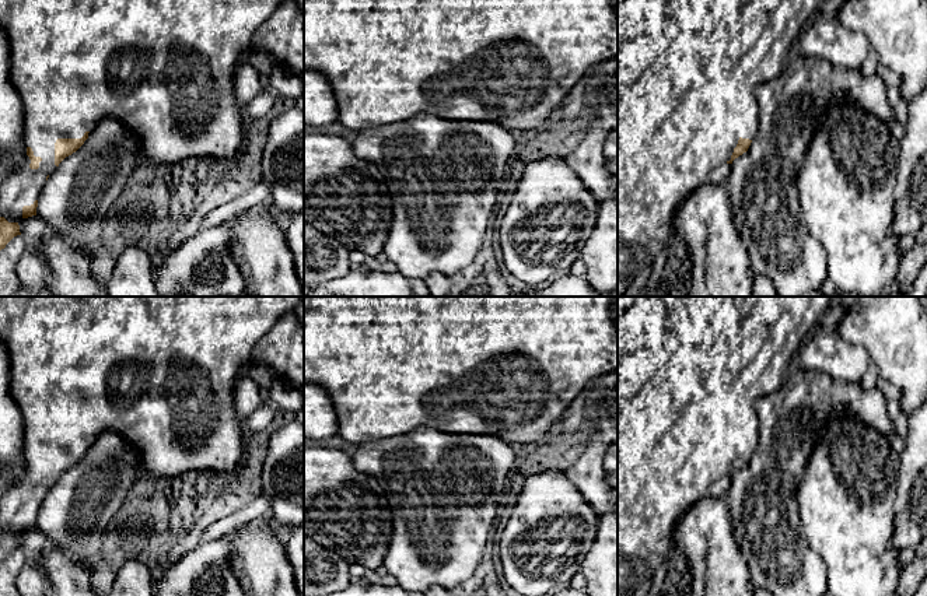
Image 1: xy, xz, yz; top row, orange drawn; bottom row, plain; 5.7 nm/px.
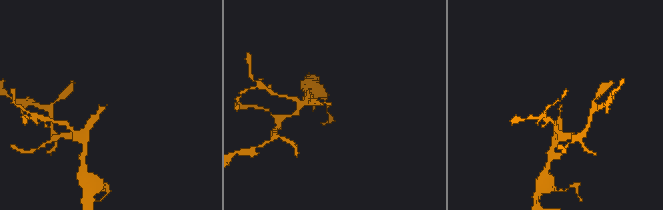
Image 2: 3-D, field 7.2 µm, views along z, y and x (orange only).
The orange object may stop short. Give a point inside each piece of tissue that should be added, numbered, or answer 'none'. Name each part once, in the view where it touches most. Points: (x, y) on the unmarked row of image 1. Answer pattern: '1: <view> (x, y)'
1: xy (160, 371)

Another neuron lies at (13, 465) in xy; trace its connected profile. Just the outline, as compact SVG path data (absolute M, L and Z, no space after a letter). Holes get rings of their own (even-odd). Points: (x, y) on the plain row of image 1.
M0 340L0 487L27 470L24 457L24 418L10 393L10 358Z

